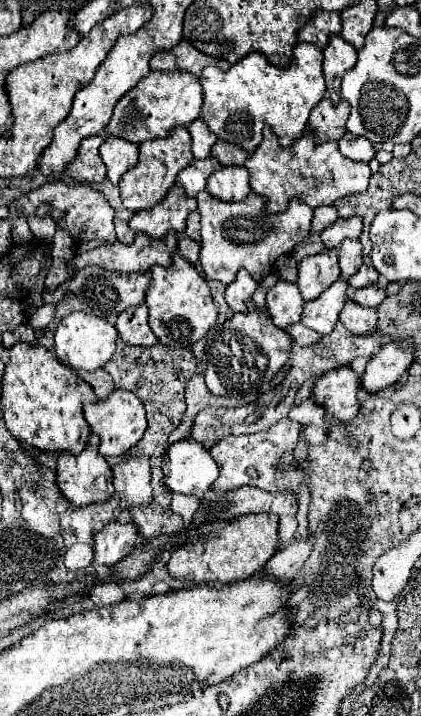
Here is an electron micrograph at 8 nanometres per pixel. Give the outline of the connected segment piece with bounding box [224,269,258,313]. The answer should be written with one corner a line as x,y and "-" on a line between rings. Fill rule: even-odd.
240,269
238,275
236,275
236,279
226,287
226,293
224,293
228,307
234,313
248,309
248,301
252,297
252,293
256,291
256,287
258,287
258,283
252,281
250,273
244,271
244,269

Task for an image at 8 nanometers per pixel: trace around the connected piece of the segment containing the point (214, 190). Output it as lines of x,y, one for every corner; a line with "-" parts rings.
228,165
216,169
208,177
208,191
224,201
242,201
250,193
250,177
246,167

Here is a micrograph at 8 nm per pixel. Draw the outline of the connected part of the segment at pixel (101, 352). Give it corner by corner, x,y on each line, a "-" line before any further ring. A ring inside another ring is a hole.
70,313
58,323
54,333
56,357
74,369
94,371
112,359
116,351
116,337
118,337
116,327
108,323
104,317
96,317
90,313

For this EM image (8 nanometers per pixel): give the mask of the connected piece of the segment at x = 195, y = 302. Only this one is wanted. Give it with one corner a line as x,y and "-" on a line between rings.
178,253
172,255
170,267
154,265
150,269
150,285
146,289
146,305
148,305
148,325
158,337
160,343
168,347
184,347
190,349
198,339
202,339
210,327
216,323
218,307
210,295
210,287
206,279
194,269
192,263
184,261

